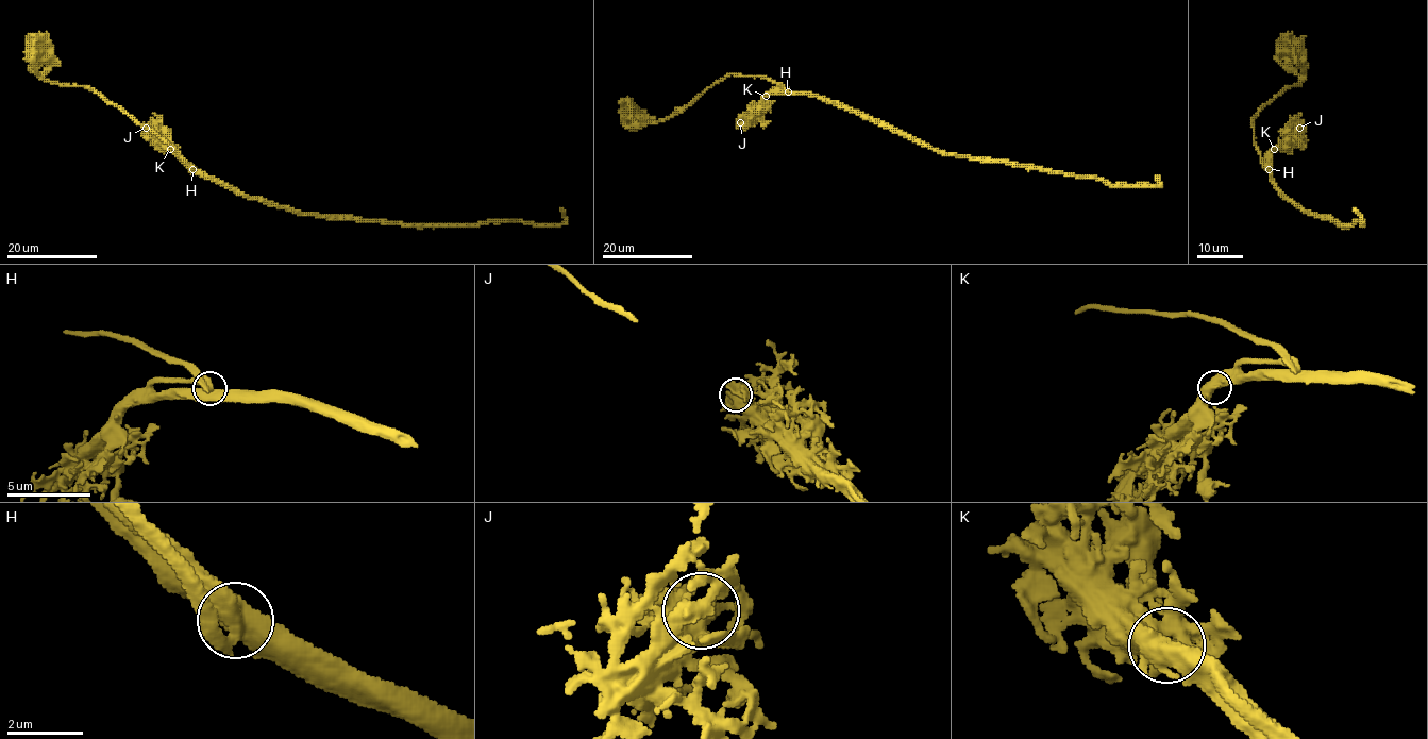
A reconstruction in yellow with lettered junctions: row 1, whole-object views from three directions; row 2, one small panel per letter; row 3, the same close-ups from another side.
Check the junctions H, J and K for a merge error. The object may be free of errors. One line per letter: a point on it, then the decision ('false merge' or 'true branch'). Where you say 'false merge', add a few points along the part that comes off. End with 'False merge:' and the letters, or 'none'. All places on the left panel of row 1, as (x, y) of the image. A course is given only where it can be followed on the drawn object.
H: (192, 169) | true branch
J: (146, 128) | true branch
K: (170, 149) | true branch
False merge: none

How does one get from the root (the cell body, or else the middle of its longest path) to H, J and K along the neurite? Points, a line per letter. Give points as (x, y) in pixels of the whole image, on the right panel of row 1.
H: (1292, 45), (1304, 60), (1305, 78), (1297, 85), (1278, 94), (1252, 120), (1253, 141), (1261, 163), (1269, 169)
J: (1292, 45), (1304, 60), (1305, 78), (1278, 94), (1252, 120), (1253, 141), (1264, 166), (1266, 155), (1299, 128)
K: (1292, 45), (1304, 60), (1305, 78), (1278, 94), (1252, 120), (1253, 141), (1264, 166), (1274, 149)

